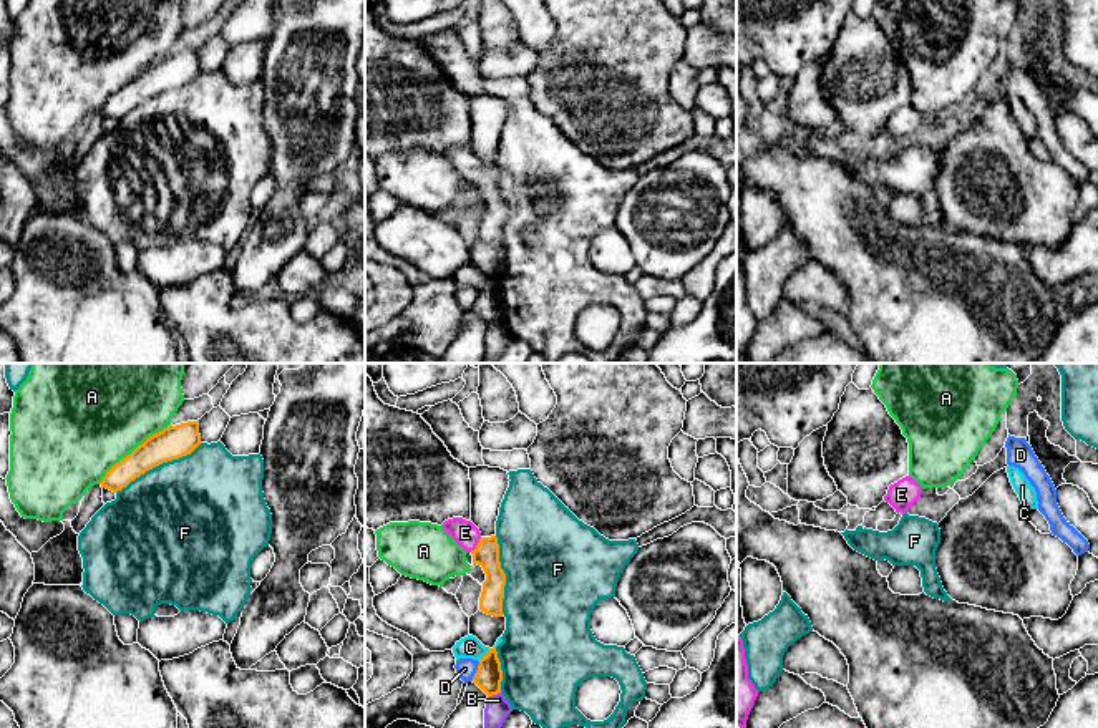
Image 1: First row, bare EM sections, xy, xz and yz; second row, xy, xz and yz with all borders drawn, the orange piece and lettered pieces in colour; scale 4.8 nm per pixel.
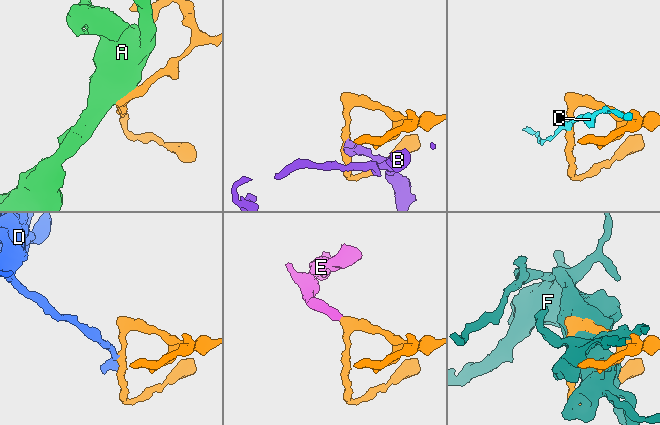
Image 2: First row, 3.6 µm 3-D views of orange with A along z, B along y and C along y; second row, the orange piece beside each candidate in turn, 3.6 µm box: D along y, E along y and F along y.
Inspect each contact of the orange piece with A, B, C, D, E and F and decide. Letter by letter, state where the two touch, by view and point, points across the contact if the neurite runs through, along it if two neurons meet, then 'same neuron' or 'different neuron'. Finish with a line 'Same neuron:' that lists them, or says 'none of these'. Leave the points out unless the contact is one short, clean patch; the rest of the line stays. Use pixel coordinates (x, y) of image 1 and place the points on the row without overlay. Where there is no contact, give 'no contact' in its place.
A: contact xy (135, 78); border xy (170, 52), (123, 85), (98, 111); different neuron
B: contact xz (495, 322); border xz (501, 320), (488, 327); different neuron
C: contact xz (485, 284); border xz (491, 277), (478, 289); different neuron
D: contact xz (476, 299); border xz (478, 289), (478, 297), (470, 309); different neuron
E: contact xz (476, 174); way xz (486, 183), (476, 174), (465, 161); same neuron
F: contact xy (158, 93); different neuron
Same neuron: E

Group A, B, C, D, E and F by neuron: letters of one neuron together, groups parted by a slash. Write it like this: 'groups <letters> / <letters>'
groups A / B / C / D / E / F

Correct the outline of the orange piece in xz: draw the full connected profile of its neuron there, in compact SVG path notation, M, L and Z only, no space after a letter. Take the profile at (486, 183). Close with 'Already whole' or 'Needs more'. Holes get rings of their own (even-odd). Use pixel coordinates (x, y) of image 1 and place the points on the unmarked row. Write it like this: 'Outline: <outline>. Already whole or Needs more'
Outline: M463 146L448 148L441 154L453 169L473 184L473 192L481 194L486 202L479 239L493 245L503 245L506 202L499 191L498 166L483 166L479 158Z. Needs more

